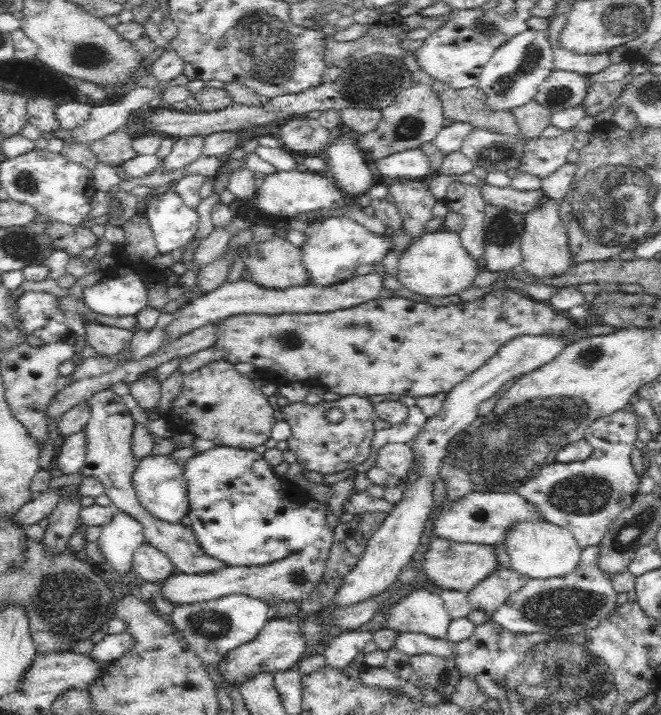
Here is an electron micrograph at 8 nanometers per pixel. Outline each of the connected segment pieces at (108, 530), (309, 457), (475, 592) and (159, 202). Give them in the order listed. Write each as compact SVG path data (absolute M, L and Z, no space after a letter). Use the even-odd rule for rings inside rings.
M116 510L112 520L101 527L97 545L107 559L103 570L115 577L120 575L126 580L132 570L132 558L138 546L147 543L144 528L140 521L124 511Z
M346 396L337 401L320 401L315 405L294 402L282 408L284 420L290 423L292 434L288 448L297 454L297 462L303 471L314 470L321 476L336 474L364 464L372 452L375 421L378 419L368 397ZM330 410L340 410L342 418L337 422L328 420Z
M498 563L490 572L490 576L486 576L486 579L466 593L468 605L472 611L483 612L486 617L492 619L505 602L528 583L528 580L528 576Z
M173 188L154 195L144 213L152 225L160 256L186 244L198 230L196 211L188 209Z

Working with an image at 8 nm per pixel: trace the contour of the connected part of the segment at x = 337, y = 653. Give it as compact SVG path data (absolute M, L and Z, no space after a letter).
M358 629L342 631L326 642L324 650L326 666L332 666L332 669L338 670L353 663L354 658L364 650L372 638L374 638L374 631L358 631Z

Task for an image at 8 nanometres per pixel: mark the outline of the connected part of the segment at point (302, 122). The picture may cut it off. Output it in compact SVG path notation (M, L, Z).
M293 116L282 126L278 132L279 140L282 147L290 152L294 152L294 155L301 154L322 154L324 148L332 142L332 132L323 128L318 121L314 121L308 116Z

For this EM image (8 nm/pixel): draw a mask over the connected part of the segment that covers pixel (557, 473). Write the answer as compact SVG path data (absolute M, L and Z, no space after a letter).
M622 409L614 414L599 418L596 422L585 430L586 442L592 447L592 452L587 459L582 462L570 462L570 464L552 464L542 467L542 470L528 482L515 488L515 493L519 494L524 502L527 502L542 518L556 526L563 527L571 532L578 543L578 547L584 550L589 547L602 545L604 536L610 531L612 522L632 506L635 501L636 488L640 477L634 473L630 456L634 450L636 442L636 431L638 428L637 416L631 409Z

